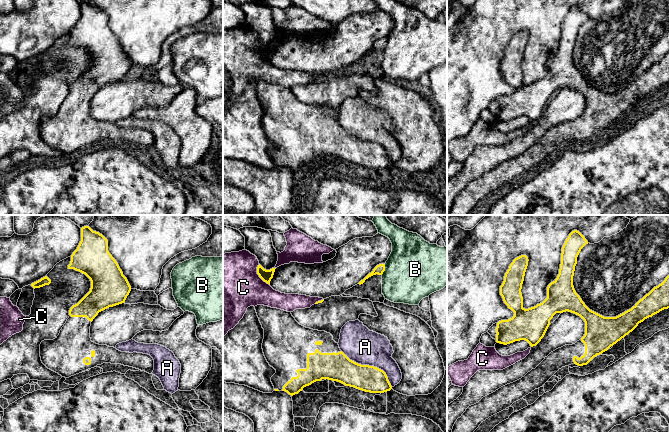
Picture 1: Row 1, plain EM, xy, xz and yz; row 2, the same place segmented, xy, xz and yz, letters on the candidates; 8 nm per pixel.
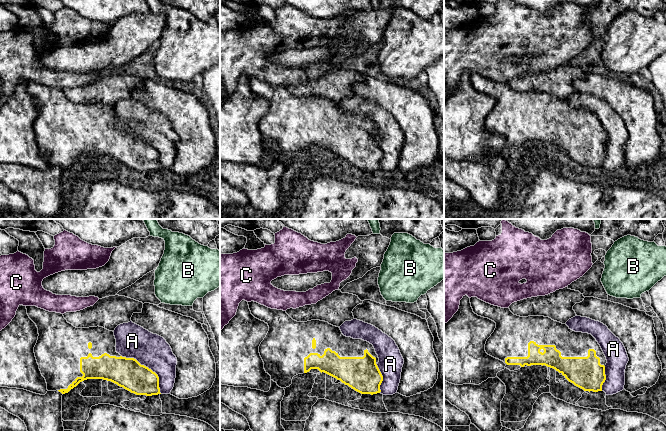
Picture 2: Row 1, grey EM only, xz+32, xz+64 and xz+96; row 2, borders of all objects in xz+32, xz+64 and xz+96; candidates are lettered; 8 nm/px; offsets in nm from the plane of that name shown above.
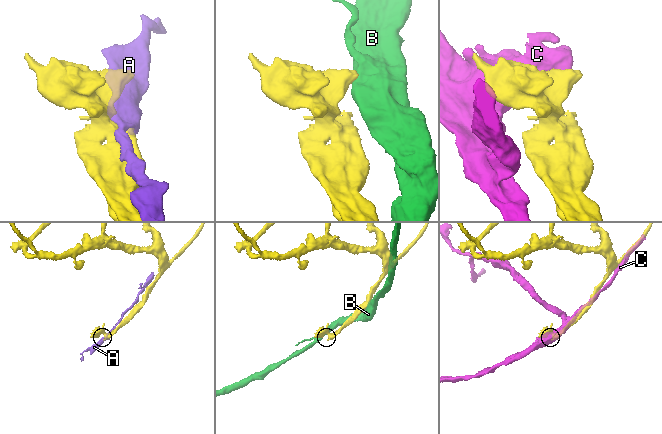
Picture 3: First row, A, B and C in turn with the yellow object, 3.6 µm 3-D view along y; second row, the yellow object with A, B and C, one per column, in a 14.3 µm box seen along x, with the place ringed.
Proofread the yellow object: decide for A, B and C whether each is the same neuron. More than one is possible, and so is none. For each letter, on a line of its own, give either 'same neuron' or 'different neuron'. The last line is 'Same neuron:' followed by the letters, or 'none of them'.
A: different neuron
B: different neuron
C: different neuron
Same neuron: none of them

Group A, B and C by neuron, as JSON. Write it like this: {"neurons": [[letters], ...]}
{"neurons": [["A"], ["B"], ["C"]]}

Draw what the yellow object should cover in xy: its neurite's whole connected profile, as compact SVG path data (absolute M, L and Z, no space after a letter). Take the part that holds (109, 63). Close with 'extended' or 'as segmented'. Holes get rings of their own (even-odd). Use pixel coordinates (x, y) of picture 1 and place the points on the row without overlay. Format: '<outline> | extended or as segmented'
M89 2L81 4L81 17L71 31L68 45L85 50L91 57L90 67L69 86L69 94L53 116L40 120L42 139L62 153L69 154L103 139L121 140L152 150L154 136L148 130L121 128L114 123L99 121L91 117L90 102L99 88L125 78L131 67L127 54L123 51L116 36L108 27L108 16Z | extended

